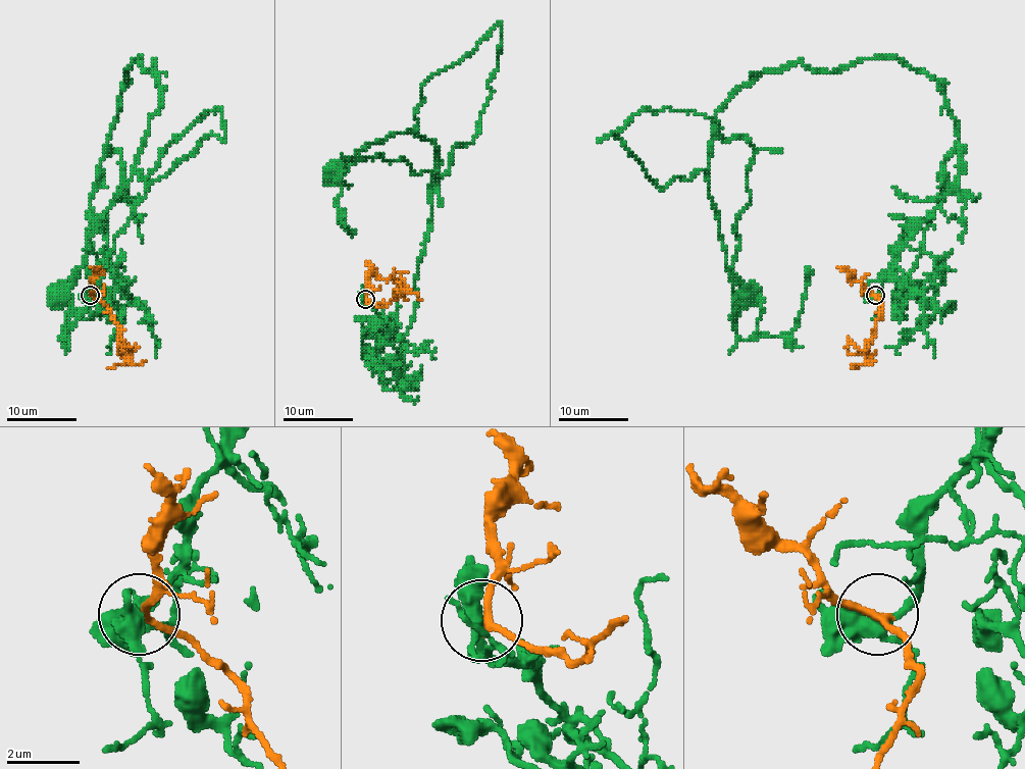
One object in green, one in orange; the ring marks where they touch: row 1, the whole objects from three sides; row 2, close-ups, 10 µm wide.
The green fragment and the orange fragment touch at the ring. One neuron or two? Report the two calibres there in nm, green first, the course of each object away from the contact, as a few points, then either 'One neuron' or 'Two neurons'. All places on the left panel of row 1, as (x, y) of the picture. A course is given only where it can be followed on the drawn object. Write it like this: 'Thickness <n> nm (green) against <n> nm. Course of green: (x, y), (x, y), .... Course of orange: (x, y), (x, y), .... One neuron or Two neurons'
Thickness 340 nm (green) against 180 nm. Course of green: (89, 296), (105, 266), (98, 167), (125, 69), (143, 58), (162, 106), (84, 266), (56, 294). Course of orange: (89, 294), (108, 308), (116, 325), (118, 343), (129, 353), (129, 358), (118, 355), (116, 348). One neuron

